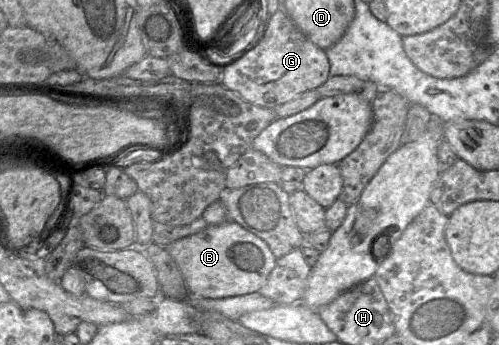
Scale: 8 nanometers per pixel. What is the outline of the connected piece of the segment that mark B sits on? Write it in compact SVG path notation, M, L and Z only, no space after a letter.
M232 220L178 239L168 246L168 252L184 276L190 299L221 299L258 292L277 260L263 239Z

